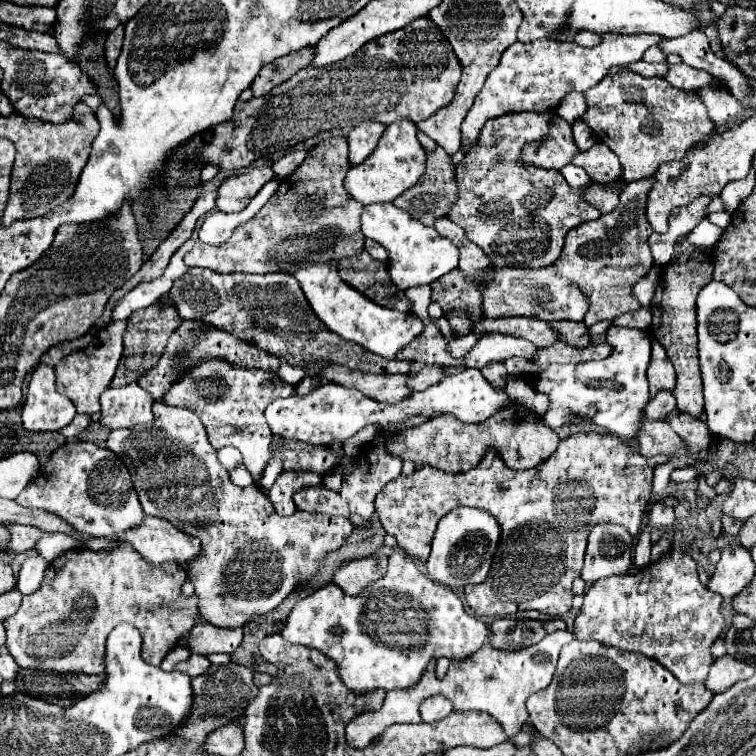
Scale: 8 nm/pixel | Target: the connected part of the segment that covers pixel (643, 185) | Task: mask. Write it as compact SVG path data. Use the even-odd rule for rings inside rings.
M651 177L631 181L621 193L617 209L607 215L601 215L595 221L581 223L571 229L565 237L565 247L555 261L555 267L561 277L575 283L589 301L589 311L585 315L585 325L591 327L599 321L611 321L613 317L629 311L637 311L639 303L631 297L631 285L639 281L643 273L649 273L653 267L653 257L647 245L649 235L653 233L651 225L645 219L645 201L651 189Z

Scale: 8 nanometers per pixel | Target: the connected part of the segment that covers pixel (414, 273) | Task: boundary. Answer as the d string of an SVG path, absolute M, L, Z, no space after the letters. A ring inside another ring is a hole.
M393 203L365 205L361 215L361 233L375 239L389 251L387 265L391 281L403 291L417 285L431 285L441 275L457 269L459 249L451 243L451 239L445 239L435 229L429 229L423 223L415 221L407 211L395 207Z

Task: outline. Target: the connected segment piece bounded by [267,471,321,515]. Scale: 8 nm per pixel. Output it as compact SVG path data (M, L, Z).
M283 471L275 479L267 497L271 499L271 503L279 515L293 515L297 511L297 507L293 503L293 495L305 485L321 485L321 475L301 473L301 471Z

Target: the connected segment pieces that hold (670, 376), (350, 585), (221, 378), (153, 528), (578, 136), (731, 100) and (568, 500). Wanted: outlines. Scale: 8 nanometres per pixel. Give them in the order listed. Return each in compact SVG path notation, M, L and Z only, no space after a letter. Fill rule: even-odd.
M653 339L653 353L651 363L647 369L647 381L651 389L651 397L655 397L659 391L673 391L675 389L675 369L665 353L665 349Z
M371 555L363 559L353 559L333 573L333 583L339 585L347 595L361 593L365 585L377 581L387 571L387 557L385 555Z
M205 361L197 365L187 377L175 383L163 403L189 407L205 425L209 443L215 449L225 445L237 447L245 457L245 467L253 475L253 485L259 485L259 477L271 459L271 439L273 433L267 427L263 417L265 407L279 397L295 395L295 387L279 381L279 375L273 371L251 371L251 369L235 369L235 365L227 365L227 361ZM199 391L219 391L215 395L201 395Z
M145 517L143 525L127 529L127 533L121 533L119 539L139 549L143 559L153 565L167 561L187 565L201 555L201 541L197 537L179 531L167 519L159 517Z
M579 119L571 125L571 129L573 129L573 139L575 139L575 145L579 147L579 151L587 151L595 145L595 135L587 123L583 123Z
M703 87L697 95L705 103L707 115L717 129L723 125L741 125L755 113L755 109L743 109L741 103L723 87Z
M591 431L591 433L575 433L559 443L555 453L549 459L539 463L529 471L513 471L509 469L497 449L487 449L481 463L469 473L443 473L439 469L421 467L413 475L397 477L387 483L377 499L375 509L383 529L397 539L397 545L409 553L411 557L425 561L429 557L431 539L437 527L437 521L459 505L479 507L489 511L501 525L501 541L497 545L491 571L487 579L479 585L465 587L465 599L471 611L479 617L505 617L513 615L517 609L537 609L541 613L549 613L553 617L563 617L571 609L573 591L571 583L581 573L583 553L587 547L587 533L591 525L599 521L611 521L623 525L629 533L641 529L641 523L647 513L647 505L651 501L651 483L653 483L653 459L631 459L629 453L621 459L617 451L617 437L609 433Z

